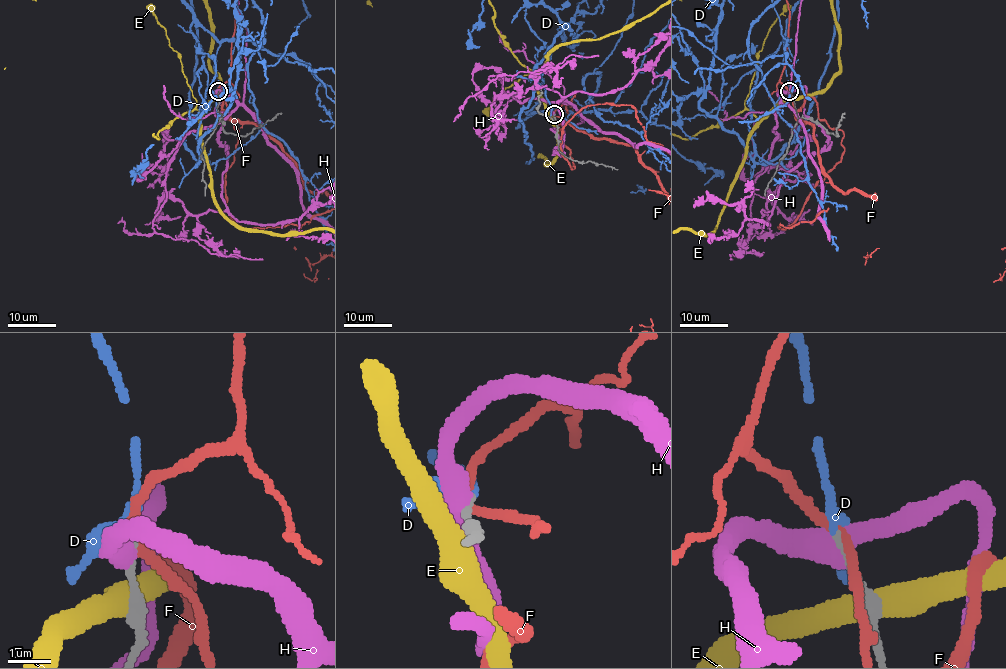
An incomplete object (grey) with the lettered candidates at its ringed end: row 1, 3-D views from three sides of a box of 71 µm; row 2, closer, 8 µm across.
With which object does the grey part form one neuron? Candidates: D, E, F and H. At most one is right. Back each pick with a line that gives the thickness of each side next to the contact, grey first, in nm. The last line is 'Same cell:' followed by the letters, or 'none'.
D: 130 nm thick on the grey side, 240 nm on the other
Same cell: D

